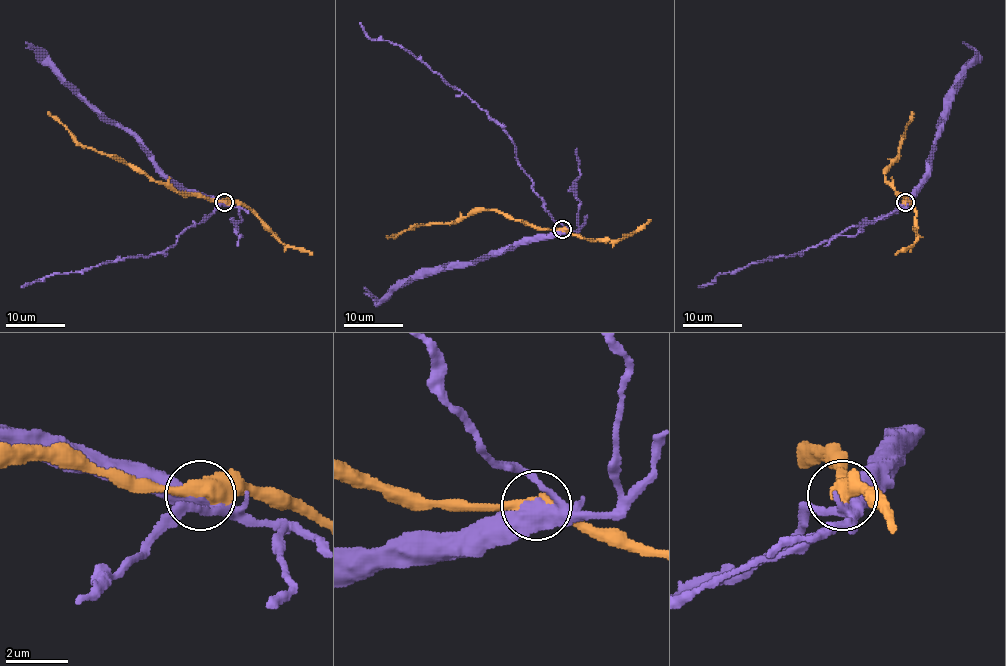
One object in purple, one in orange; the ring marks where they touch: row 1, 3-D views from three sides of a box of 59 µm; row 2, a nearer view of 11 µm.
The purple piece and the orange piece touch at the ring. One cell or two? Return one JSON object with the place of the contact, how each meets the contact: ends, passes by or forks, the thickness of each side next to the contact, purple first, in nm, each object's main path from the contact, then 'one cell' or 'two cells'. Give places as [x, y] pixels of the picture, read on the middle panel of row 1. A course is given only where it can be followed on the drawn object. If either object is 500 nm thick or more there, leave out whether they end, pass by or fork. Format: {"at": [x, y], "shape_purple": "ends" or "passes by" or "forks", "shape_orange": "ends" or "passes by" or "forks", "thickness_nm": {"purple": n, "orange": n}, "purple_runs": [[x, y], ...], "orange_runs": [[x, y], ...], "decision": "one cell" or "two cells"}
{"at": [562, 229], "shape_purple": "forks", "shape_orange": "passes by", "thickness_nm": {"purple": 400, "orange": 480}, "purple_runs": [[562, 230], [534, 191], [510, 136], [441, 76], [398, 45], [371, 39], [359, 23]], "orange_runs": [[562, 230], [523, 224], [497, 210], [475, 209], [453, 222], [413, 225], [386, 235]], "decision": "two cells"}

